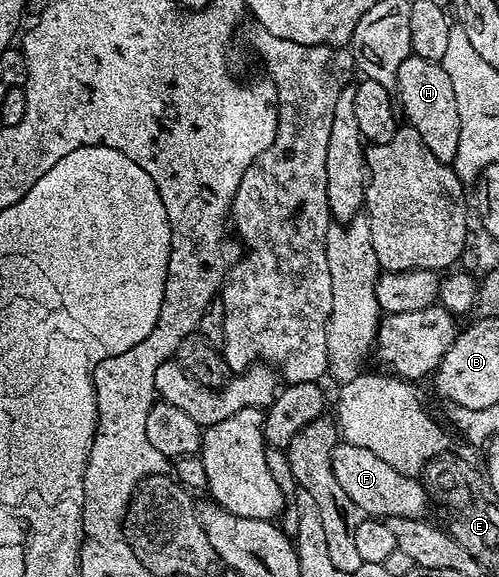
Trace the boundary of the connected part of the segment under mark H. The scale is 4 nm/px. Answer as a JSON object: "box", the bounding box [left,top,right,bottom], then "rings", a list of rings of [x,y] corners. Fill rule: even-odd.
{"box":[393,57,461,164],"rings":[[[409,57],[397,70],[393,87],[397,104],[405,117],[406,125],[414,126],[423,138],[425,148],[437,156],[437,160],[451,164],[457,156],[457,143],[461,140],[461,116],[457,116],[457,96],[453,96],[453,84],[442,64]]]}

